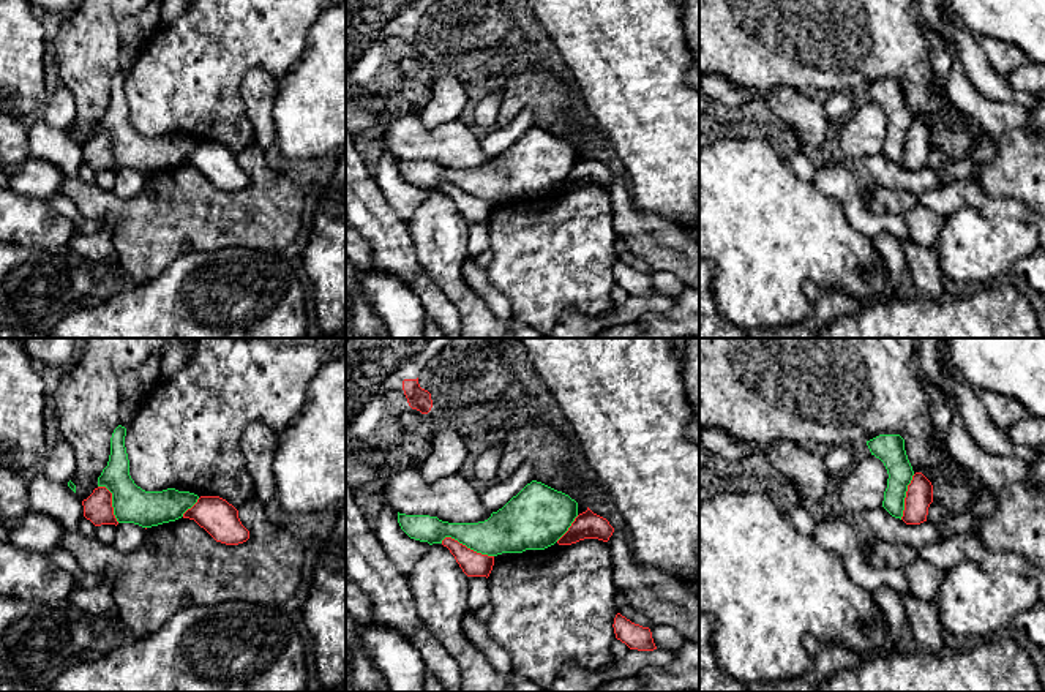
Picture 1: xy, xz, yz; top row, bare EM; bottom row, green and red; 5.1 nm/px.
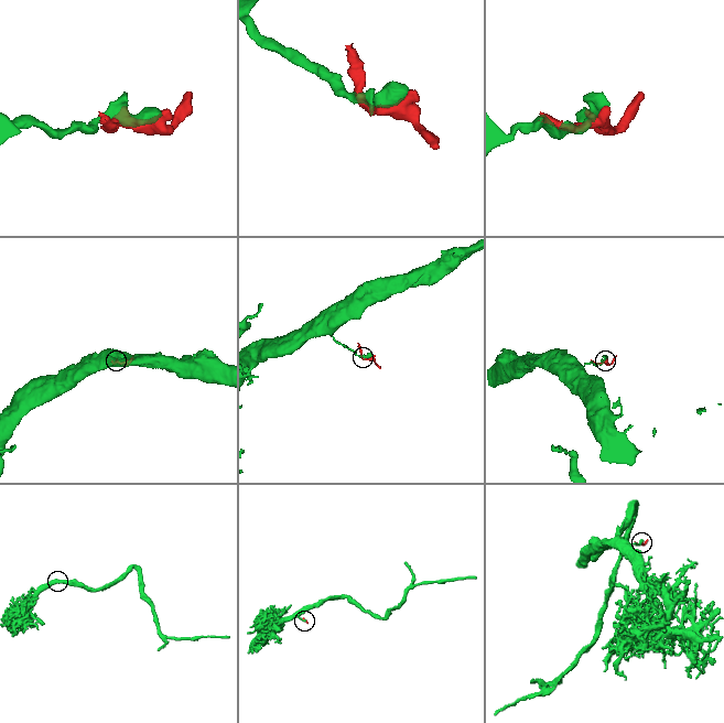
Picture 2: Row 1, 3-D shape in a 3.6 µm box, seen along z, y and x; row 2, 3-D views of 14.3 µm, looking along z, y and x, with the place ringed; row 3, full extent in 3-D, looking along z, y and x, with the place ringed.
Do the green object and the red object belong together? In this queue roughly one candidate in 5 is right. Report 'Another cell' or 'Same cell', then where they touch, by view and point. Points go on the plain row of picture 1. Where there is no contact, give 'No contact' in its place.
Another cell. Touches green at xz (468, 193)

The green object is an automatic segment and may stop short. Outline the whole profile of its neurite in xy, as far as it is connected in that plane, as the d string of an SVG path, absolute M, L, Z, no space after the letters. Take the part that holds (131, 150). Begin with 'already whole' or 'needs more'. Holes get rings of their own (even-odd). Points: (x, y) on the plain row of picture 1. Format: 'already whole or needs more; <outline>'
already whole; M118 71L110 84L107 112L98 123L98 133L106 133L112 139L117 167L152 174L182 164L197 149L199 142L175 134L145 137L137 133L129 122L125 82L126 74Z

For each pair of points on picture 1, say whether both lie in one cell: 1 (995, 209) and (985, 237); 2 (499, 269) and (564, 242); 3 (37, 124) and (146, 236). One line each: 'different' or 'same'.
1: different
2: same
3: different

